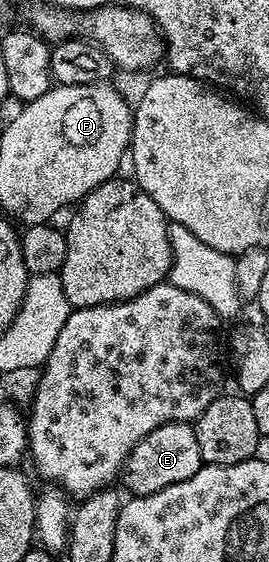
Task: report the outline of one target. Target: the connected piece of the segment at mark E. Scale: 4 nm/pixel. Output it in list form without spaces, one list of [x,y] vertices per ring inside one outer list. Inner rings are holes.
[[[173,421],[164,427],[156,427],[156,431],[144,435],[144,439],[132,447],[122,465],[121,488],[126,488],[130,497],[156,495],[156,491],[164,491],[164,487],[172,487],[172,483],[184,483],[184,479],[192,479],[192,475],[196,475],[203,464],[193,424]]]

